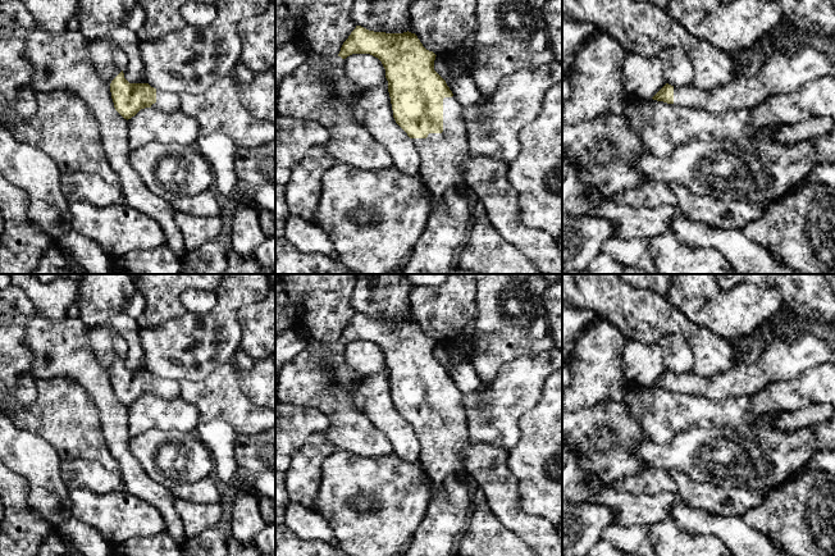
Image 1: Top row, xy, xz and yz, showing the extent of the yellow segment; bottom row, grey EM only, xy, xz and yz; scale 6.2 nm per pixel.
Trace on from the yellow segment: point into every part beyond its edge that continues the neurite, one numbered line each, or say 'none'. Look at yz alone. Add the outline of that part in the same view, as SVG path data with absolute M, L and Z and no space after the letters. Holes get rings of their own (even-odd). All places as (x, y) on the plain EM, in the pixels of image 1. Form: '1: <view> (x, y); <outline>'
1: yz (792, 350); M779 325L772 338L765 346L762 356L754 364L748 364L740 357L735 339L730 339L730 342L735 350L736 360L736 365L733 369L708 378L702 378L694 373L680 375L674 374L674 392L703 396L712 401L753 396L771 382L789 380L809 368L835 361L835 333L811 327L798 325L784 328Z

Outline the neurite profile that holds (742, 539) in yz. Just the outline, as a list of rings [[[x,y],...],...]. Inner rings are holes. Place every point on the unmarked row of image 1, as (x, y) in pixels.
[[[683,500],[670,510],[680,529],[693,534],[718,537],[733,556],[793,556],[776,547],[765,534],[749,527],[743,518],[720,516],[689,507]]]

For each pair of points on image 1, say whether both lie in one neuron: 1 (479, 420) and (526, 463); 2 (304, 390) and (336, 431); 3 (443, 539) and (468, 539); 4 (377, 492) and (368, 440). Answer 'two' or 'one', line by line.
1: two
2: one
3: two
4: two

